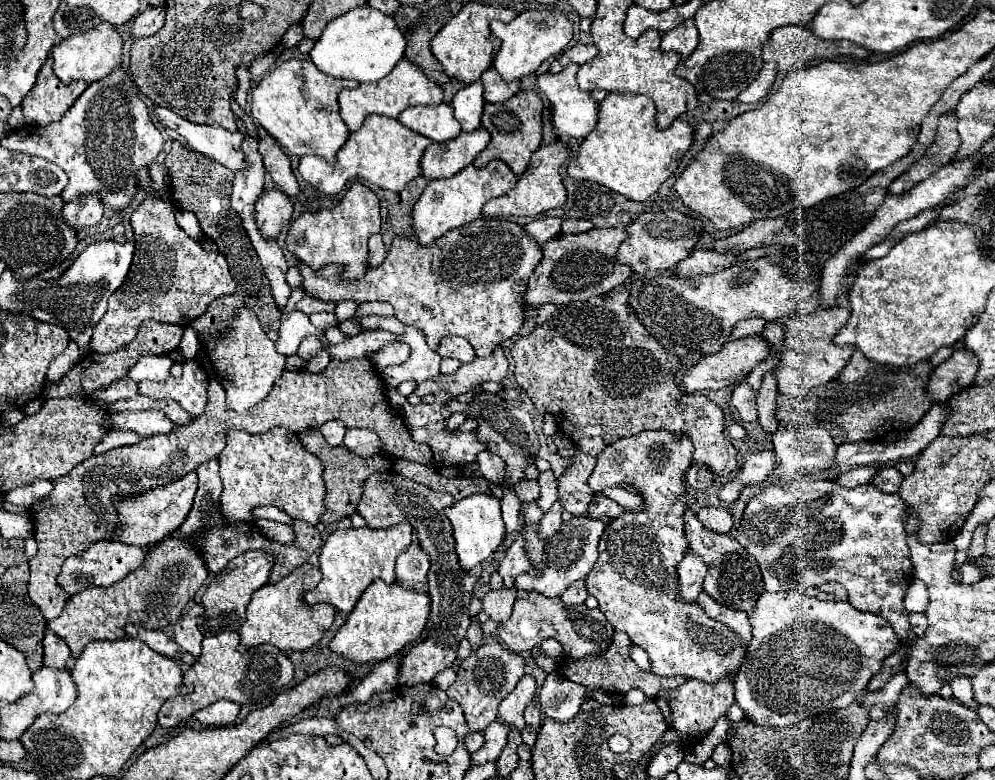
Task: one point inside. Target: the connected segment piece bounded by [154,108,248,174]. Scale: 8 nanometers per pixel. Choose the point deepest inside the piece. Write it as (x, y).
(223, 146)

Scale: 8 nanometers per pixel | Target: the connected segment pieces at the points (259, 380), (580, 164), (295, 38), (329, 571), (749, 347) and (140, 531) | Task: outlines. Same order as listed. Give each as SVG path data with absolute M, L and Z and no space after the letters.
M240 308L223 332L214 330L204 348L212 360L216 380L222 382L226 390L226 402L236 412L246 412L264 400L276 378L282 376L286 364L286 356L276 352L274 342L264 334L256 314L250 308Z
M610 92L600 102L598 126L582 142L576 160L568 166L568 176L598 182L630 200L644 202L672 176L676 168L670 168L670 164L682 158L684 150L692 146L694 132L696 128L680 118L674 120L668 130L660 130L656 126L656 106L652 98L644 94Z
M298 22L298 24L294 24L294 26L284 34L282 42L284 42L286 48L294 48L300 40L302 40L302 28L300 28L300 22Z
M400 522L392 528L384 530L372 530L372 528L350 528L350 530L338 530L328 536L326 544L320 552L320 570L322 580L316 586L316 590L306 592L306 604L330 604L340 612L352 612L362 592L376 580L382 578L386 582L394 582L394 564L396 556L404 552L404 548L412 542L412 526L406 522Z
M740 338L740 340L730 340L718 354L710 354L702 358L690 372L684 374L682 384L684 392L702 392L702 390L718 390L724 386L732 386L738 382L744 382L746 376L754 370L754 366L770 356L770 346L764 338Z
M190 472L184 478L180 478L172 484L166 484L164 488L148 490L134 498L118 496L116 504L118 504L118 516L122 520L122 526L118 528L118 534L114 538L118 538L124 544L130 544L130 546L148 546L148 544L156 544L156 542L164 540L174 530L178 530L180 524L186 520L186 516L192 508L196 484L198 484L198 476L196 476L196 472Z

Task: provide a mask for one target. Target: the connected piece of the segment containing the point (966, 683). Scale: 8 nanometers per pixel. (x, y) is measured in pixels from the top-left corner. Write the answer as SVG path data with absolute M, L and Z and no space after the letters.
M954 676L952 682L952 692L954 692L954 698L962 704L970 704L973 701L973 690L971 678L968 676Z

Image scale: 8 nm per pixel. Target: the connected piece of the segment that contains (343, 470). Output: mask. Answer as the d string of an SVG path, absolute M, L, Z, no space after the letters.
M310 430L310 432L304 432L300 436L302 440L302 446L312 452L314 456L318 456L322 460L322 464L326 466L324 470L324 482L326 482L326 510L322 514L322 522L324 524L332 524L332 522L338 522L342 518L348 518L356 512L356 506L358 506L358 500L362 496L362 484L364 480L374 474L374 472L384 472L388 466L390 466L390 460L384 458L384 456L370 456L370 458L360 458L358 454L354 454L352 450L348 450L344 444L332 448L320 430Z

